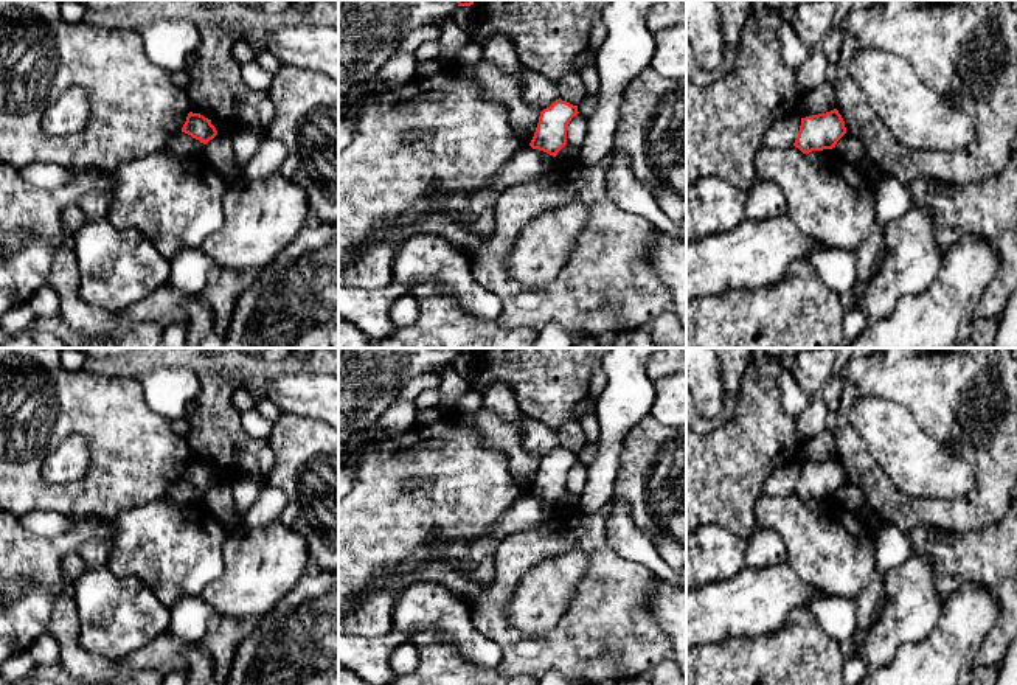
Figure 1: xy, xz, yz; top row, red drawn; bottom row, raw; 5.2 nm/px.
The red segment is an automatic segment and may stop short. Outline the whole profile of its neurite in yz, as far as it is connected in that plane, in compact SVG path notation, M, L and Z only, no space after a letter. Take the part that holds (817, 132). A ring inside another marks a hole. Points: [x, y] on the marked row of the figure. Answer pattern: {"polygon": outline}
{"polygon": "M837 109L801 118L798 137L793 143L803 154L835 148L846 134L845 121Z"}

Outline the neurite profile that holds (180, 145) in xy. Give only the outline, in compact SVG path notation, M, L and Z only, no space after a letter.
M180 130L168 140L165 151L172 157L185 158L203 154L205 144Z

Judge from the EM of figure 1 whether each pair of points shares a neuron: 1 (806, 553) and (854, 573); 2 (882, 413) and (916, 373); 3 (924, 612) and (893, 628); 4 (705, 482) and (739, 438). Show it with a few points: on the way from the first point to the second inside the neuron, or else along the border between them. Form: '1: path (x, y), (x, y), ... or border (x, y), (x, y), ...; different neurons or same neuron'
1: path (819, 553), (834, 553), (842, 561); same neuron
2: border (857, 396), (893, 399), (902, 404), (919, 426); different neurons
3: path (916, 612), (909, 612), (901, 620); same neuron
4: path (716, 471), (738, 449); same neuron

